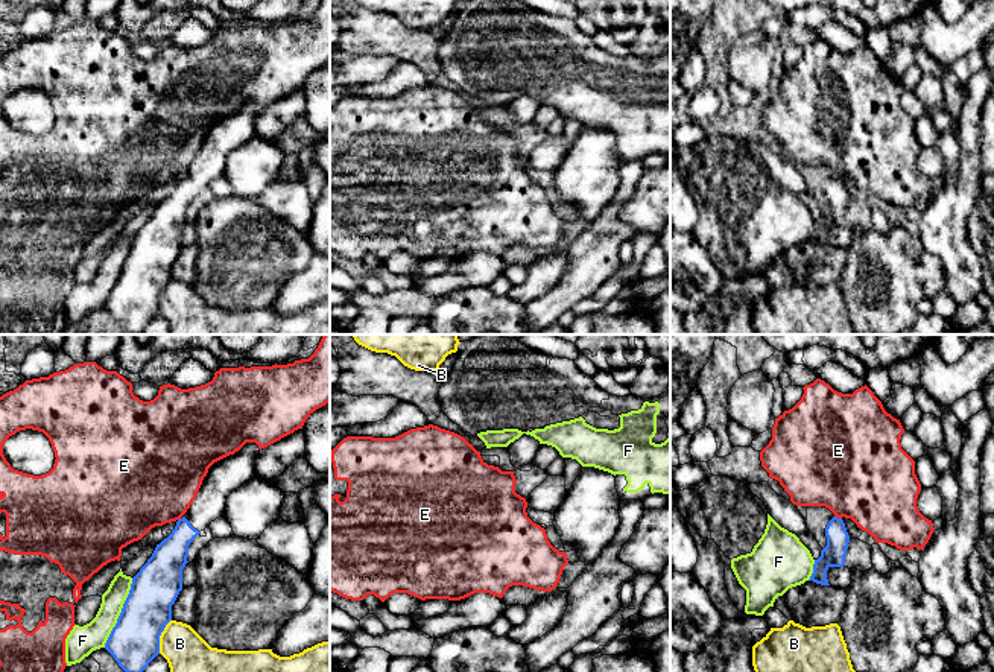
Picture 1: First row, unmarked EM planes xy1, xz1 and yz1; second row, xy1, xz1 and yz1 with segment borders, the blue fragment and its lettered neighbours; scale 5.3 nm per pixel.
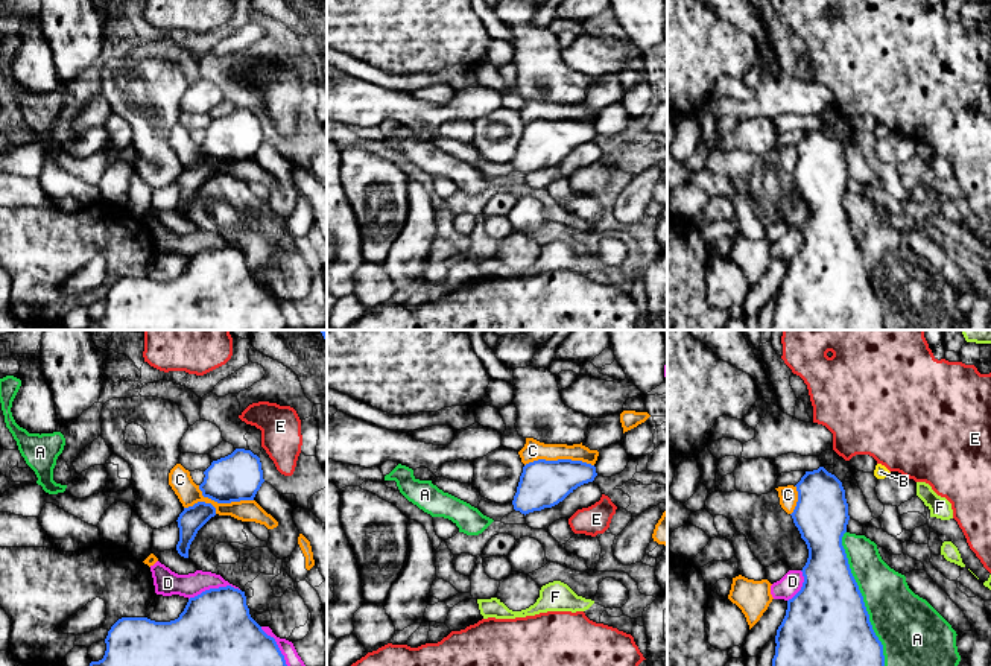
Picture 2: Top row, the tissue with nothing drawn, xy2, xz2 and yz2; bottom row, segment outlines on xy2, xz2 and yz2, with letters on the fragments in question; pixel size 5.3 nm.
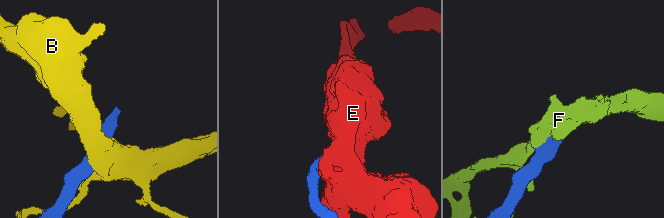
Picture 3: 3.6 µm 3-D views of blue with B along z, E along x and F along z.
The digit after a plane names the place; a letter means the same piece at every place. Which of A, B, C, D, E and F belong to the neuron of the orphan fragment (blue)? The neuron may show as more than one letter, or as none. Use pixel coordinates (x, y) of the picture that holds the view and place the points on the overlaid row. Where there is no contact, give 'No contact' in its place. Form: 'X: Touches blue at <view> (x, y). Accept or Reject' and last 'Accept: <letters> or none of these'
A: Touches blue at yz2 (862, 598). Reject
B: Touches blue at xy1 (160, 634). Reject
C: Touches blue at xy2 (218, 502). Reject
D: Touches blue at xy2 (213, 589). Reject
E: Touches blue at yz1 (836, 517). Reject
F: Touches blue at xy1 (120, 613). Reject
Accept: none of these

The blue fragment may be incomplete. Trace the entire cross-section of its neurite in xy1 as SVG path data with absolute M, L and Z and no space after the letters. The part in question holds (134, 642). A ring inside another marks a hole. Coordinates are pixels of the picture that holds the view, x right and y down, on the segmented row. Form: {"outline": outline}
{"outline": "M246 442L234 455L214 462L185 515L132 578L122 613L105 643L125 672L143 672L160 654L160 636L172 620L172 605L182 590L188 546L225 514L228 496L255 476L258 453L255 442Z"}

